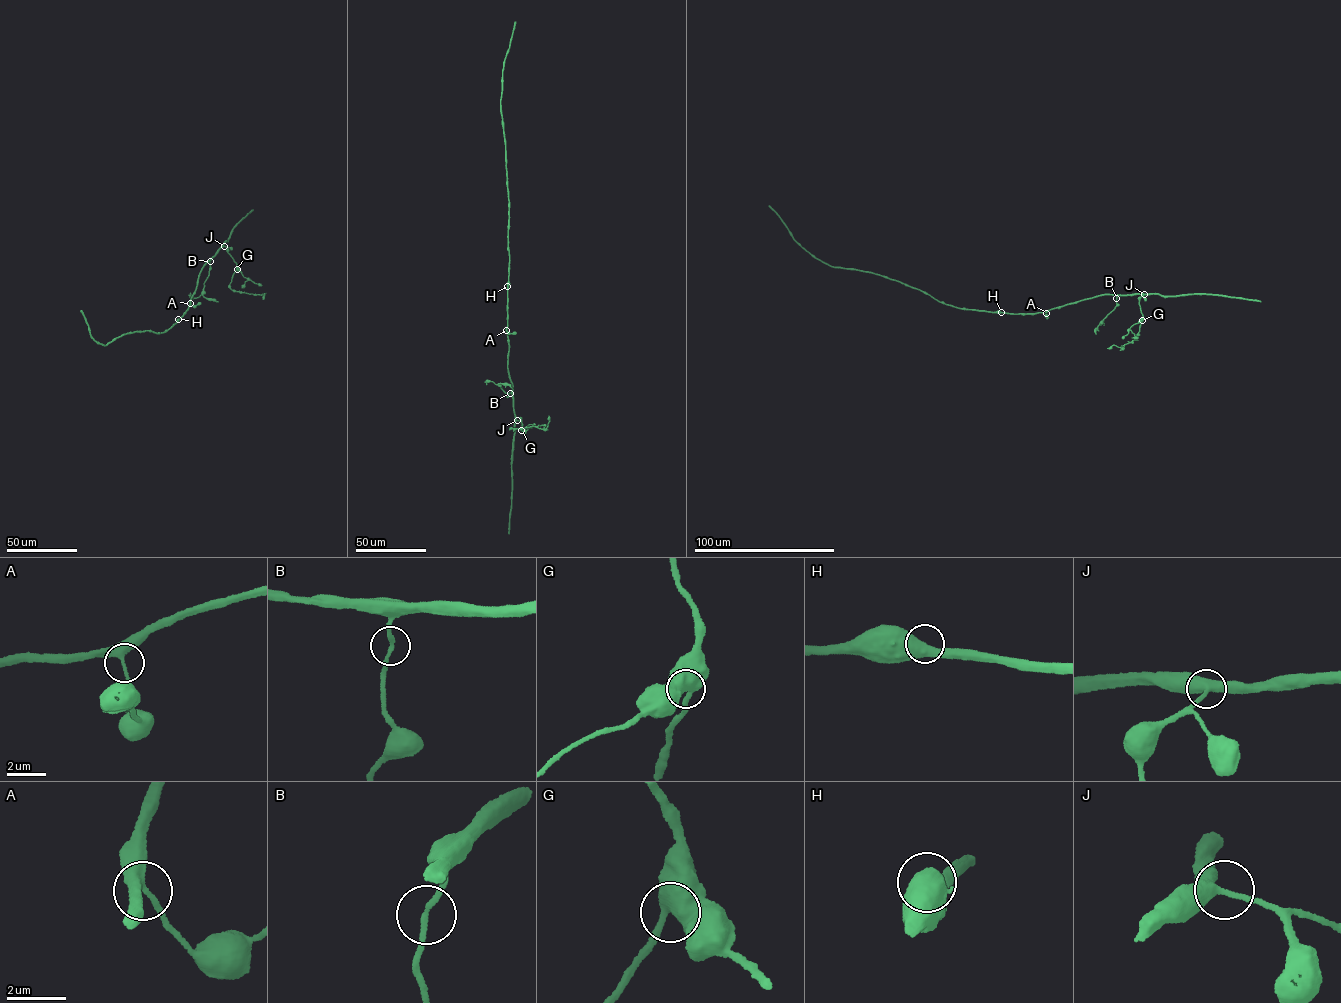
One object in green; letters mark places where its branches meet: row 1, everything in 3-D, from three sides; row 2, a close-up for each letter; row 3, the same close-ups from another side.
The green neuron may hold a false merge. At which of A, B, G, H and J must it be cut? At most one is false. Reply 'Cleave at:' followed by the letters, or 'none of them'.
Cleave at: none of them

